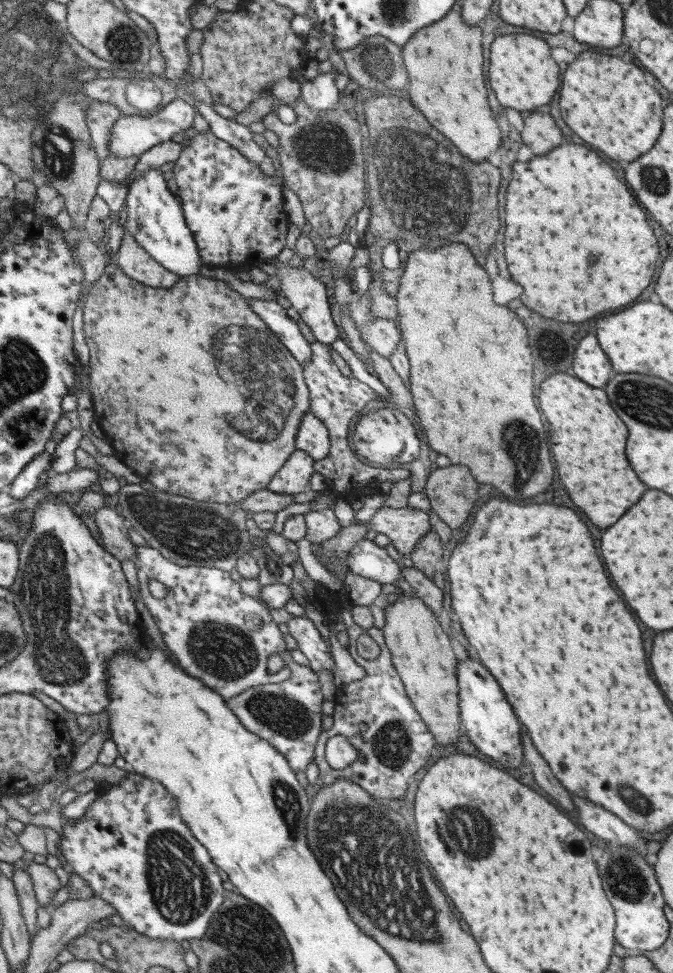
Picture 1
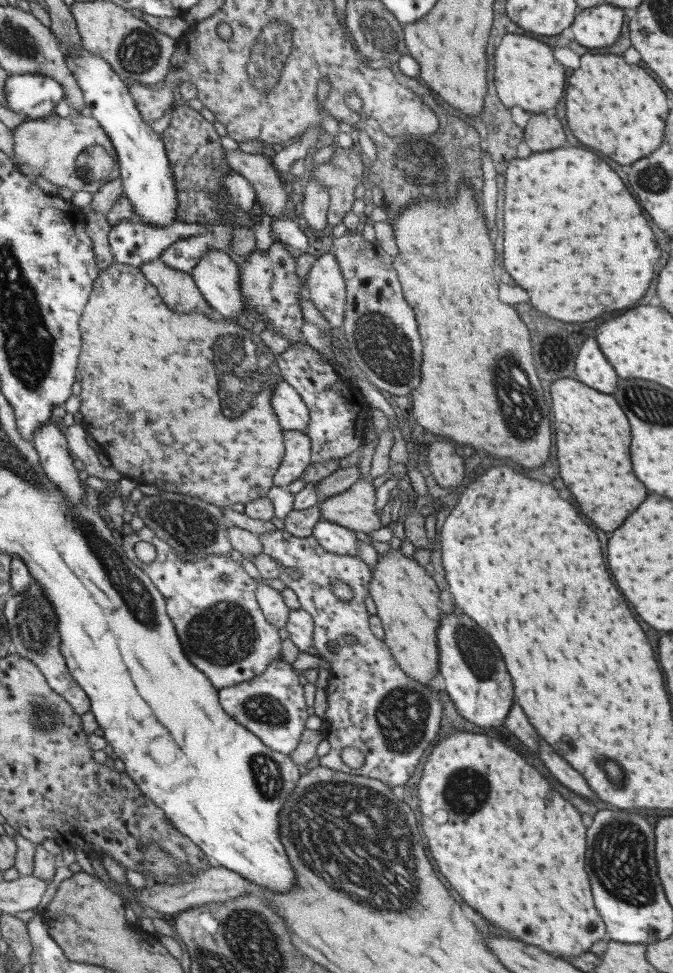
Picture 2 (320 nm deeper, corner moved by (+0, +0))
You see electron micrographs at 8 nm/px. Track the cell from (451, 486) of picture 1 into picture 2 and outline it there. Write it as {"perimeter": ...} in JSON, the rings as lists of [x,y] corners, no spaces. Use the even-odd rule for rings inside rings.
{"perimeter":[[[435,440],[428,449],[426,460],[433,480],[442,488],[454,490],[465,475],[462,458],[447,440]]]}

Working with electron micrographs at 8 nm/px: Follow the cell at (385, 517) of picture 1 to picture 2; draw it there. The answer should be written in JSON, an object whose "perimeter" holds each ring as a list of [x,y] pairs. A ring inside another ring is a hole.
{"perimeter":[[[372,478],[357,481],[347,492],[323,498],[321,517],[324,521],[365,533],[381,528],[381,509],[377,509],[377,489]]]}

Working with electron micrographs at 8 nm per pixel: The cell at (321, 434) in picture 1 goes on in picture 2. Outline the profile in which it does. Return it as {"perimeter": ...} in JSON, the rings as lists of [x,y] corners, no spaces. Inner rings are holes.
{"perimeter":[[[283,380],[273,391],[272,404],[279,422],[285,430],[308,432],[310,410],[302,396],[287,381]]]}

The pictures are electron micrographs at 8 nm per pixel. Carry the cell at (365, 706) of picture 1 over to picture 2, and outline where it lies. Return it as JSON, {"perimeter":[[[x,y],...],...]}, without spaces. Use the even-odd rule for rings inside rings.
{"perimeter":[[[277,529],[270,533],[260,535],[263,543],[263,553],[272,556],[284,568],[296,568],[301,573],[299,579],[291,578],[289,574],[281,573],[280,580],[286,587],[291,588],[300,598],[302,608],[314,616],[315,655],[324,658],[330,666],[327,691],[329,706],[324,716],[324,727],[321,730],[326,735],[326,740],[331,744],[327,754],[317,757],[315,764],[335,769],[335,771],[347,774],[368,776],[372,779],[382,780],[390,786],[405,786],[407,778],[413,774],[419,758],[423,756],[423,750],[429,746],[429,742],[435,738],[441,722],[441,702],[433,690],[429,690],[424,684],[418,683],[408,677],[403,668],[399,666],[391,654],[388,644],[375,636],[370,625],[371,614],[367,612],[365,598],[370,594],[370,582],[373,579],[369,566],[357,557],[357,555],[339,555],[329,552],[314,535],[298,537],[287,529]],[[335,582],[350,584],[354,590],[354,597],[349,602],[341,600],[333,593]],[[352,634],[354,643],[347,644],[345,636]],[[334,641],[339,646],[338,653],[329,651],[329,642]],[[343,748],[357,748],[362,752],[365,762],[359,768],[350,768],[343,762],[341,752]]]}

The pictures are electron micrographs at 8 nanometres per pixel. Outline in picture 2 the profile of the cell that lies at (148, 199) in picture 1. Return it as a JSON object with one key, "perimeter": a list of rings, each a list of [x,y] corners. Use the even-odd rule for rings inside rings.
{"perimeter":[[[81,47],[71,56],[66,57],[79,86],[83,89],[84,100],[90,116],[95,117],[101,123],[116,148],[118,156],[116,165],[119,167],[119,176],[122,178],[126,196],[133,203],[136,213],[141,218],[140,222],[160,229],[166,229],[175,224],[175,221],[179,221],[176,220],[179,199],[167,147],[162,139],[163,136],[157,134],[151,122],[148,122],[142,116],[142,112],[139,112],[138,104],[135,104],[135,100],[133,100],[134,96],[130,91],[129,83],[124,81],[123,77],[115,72],[114,66],[99,53]]]}

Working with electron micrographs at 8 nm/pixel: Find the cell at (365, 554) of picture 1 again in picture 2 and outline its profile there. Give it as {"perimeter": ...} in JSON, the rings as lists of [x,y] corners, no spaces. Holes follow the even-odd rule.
{"perimeter":[[[330,521],[320,522],[315,526],[314,537],[323,545],[327,551],[339,555],[359,554],[357,550],[357,536],[351,532],[350,528],[334,524]]]}

